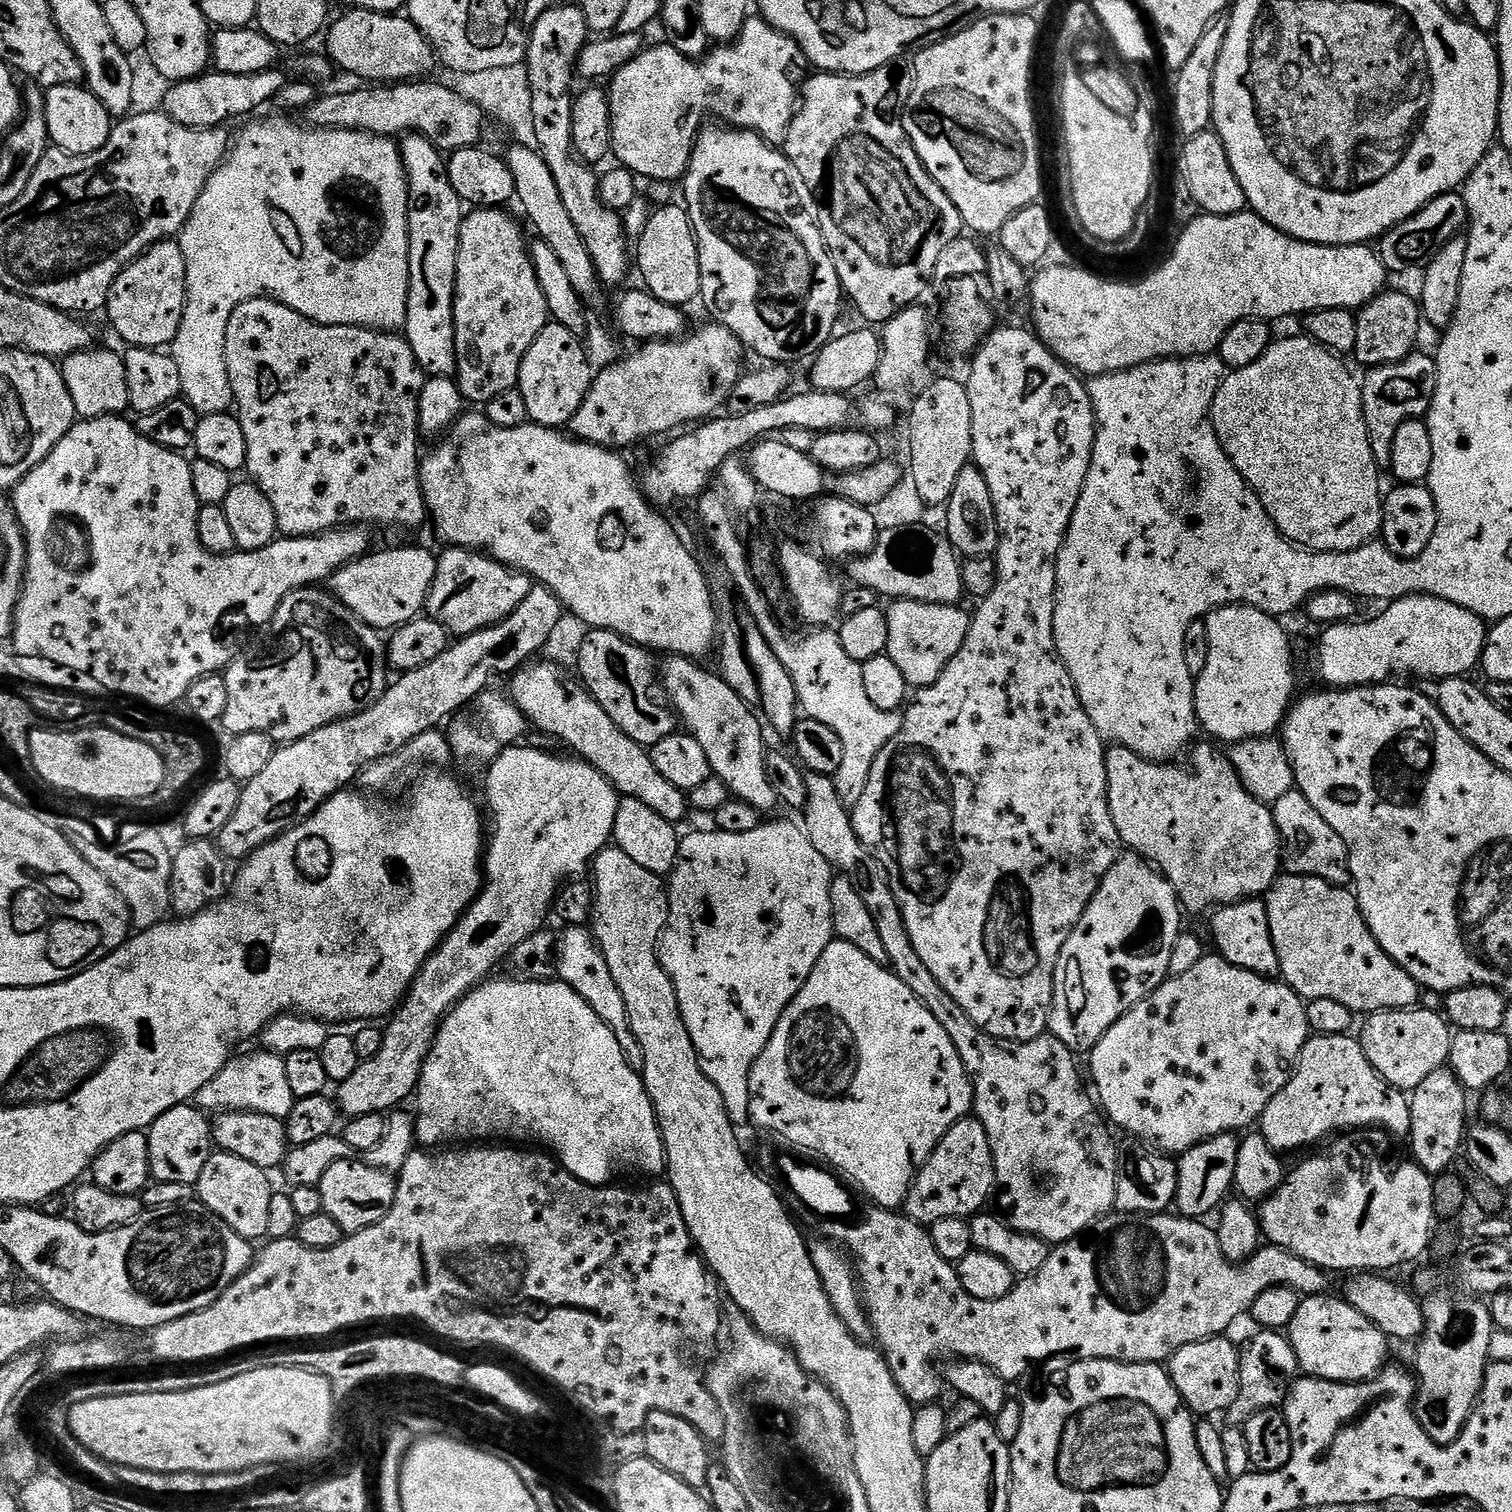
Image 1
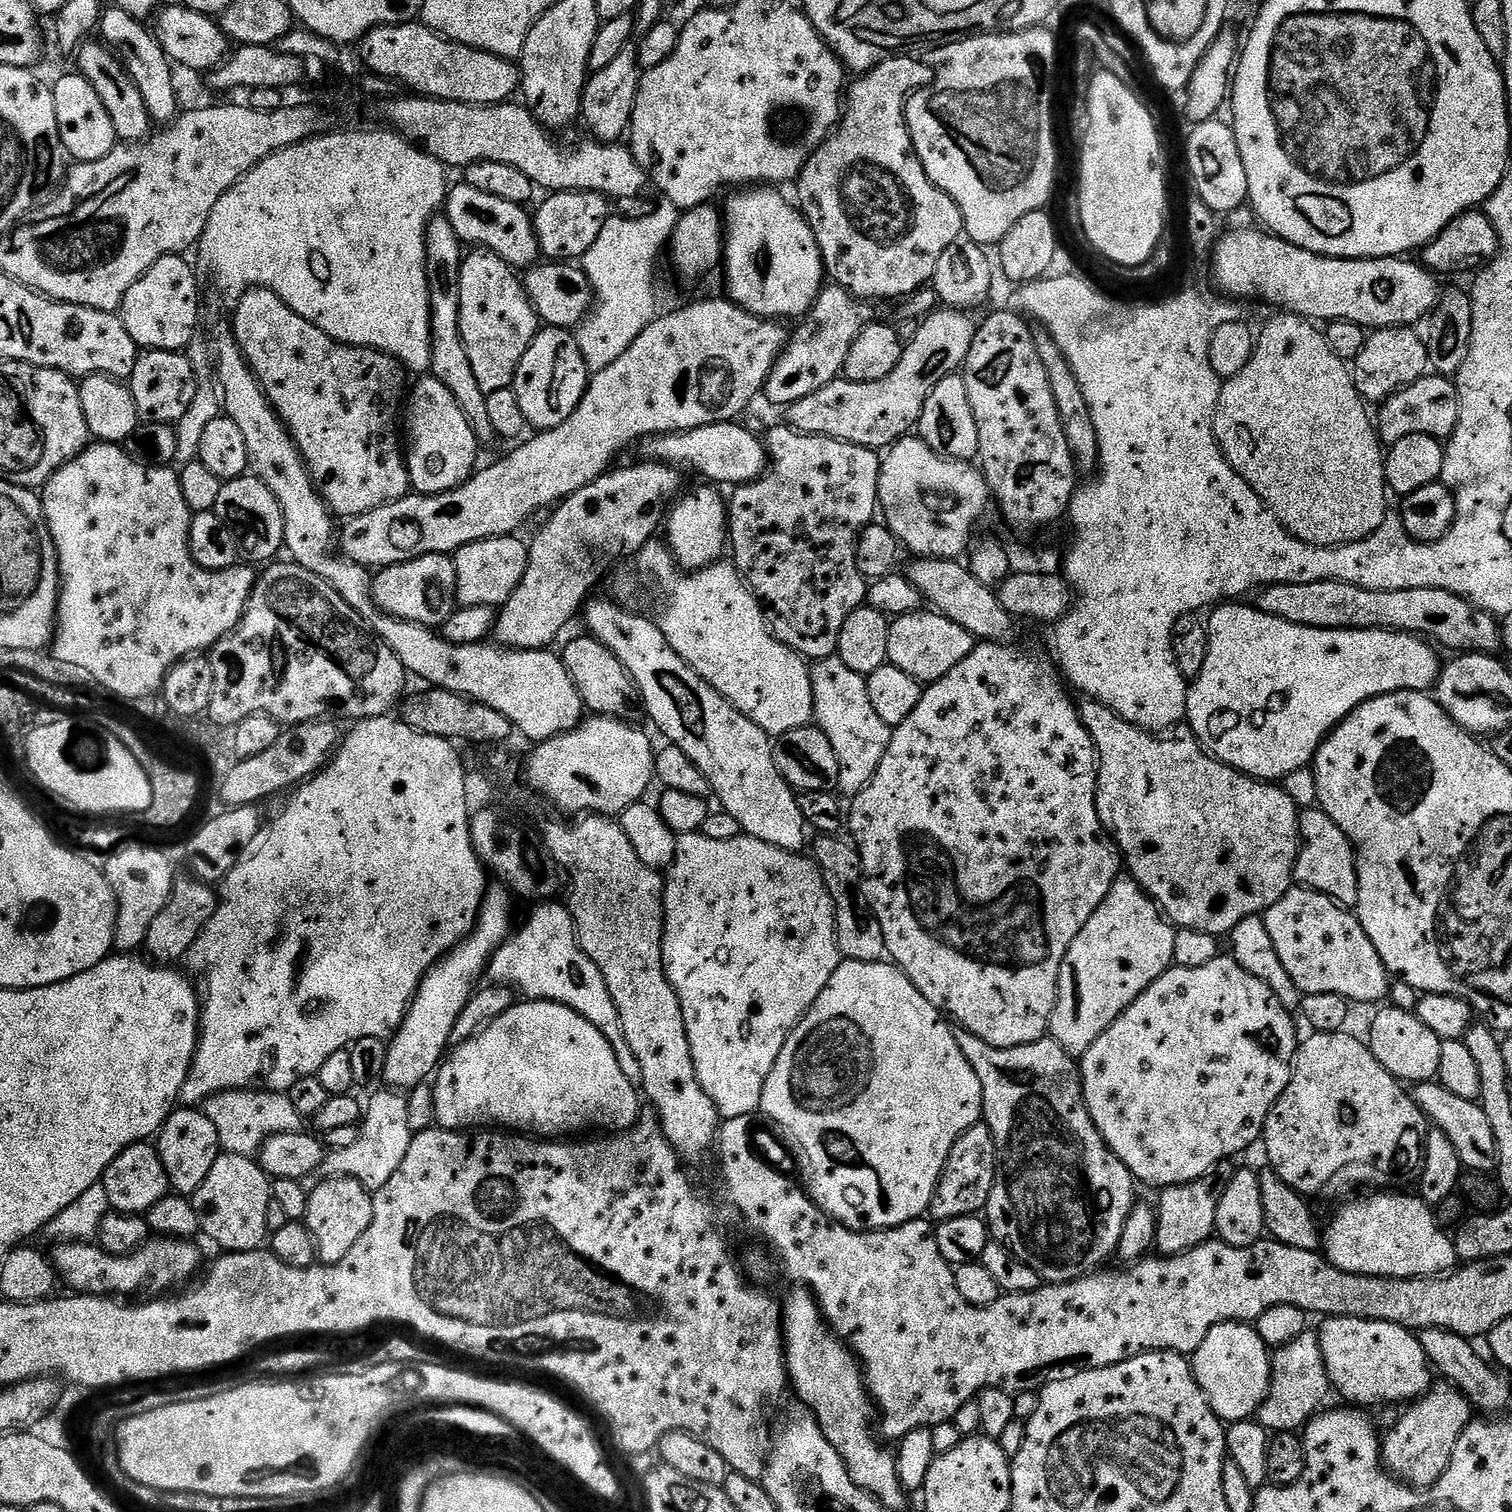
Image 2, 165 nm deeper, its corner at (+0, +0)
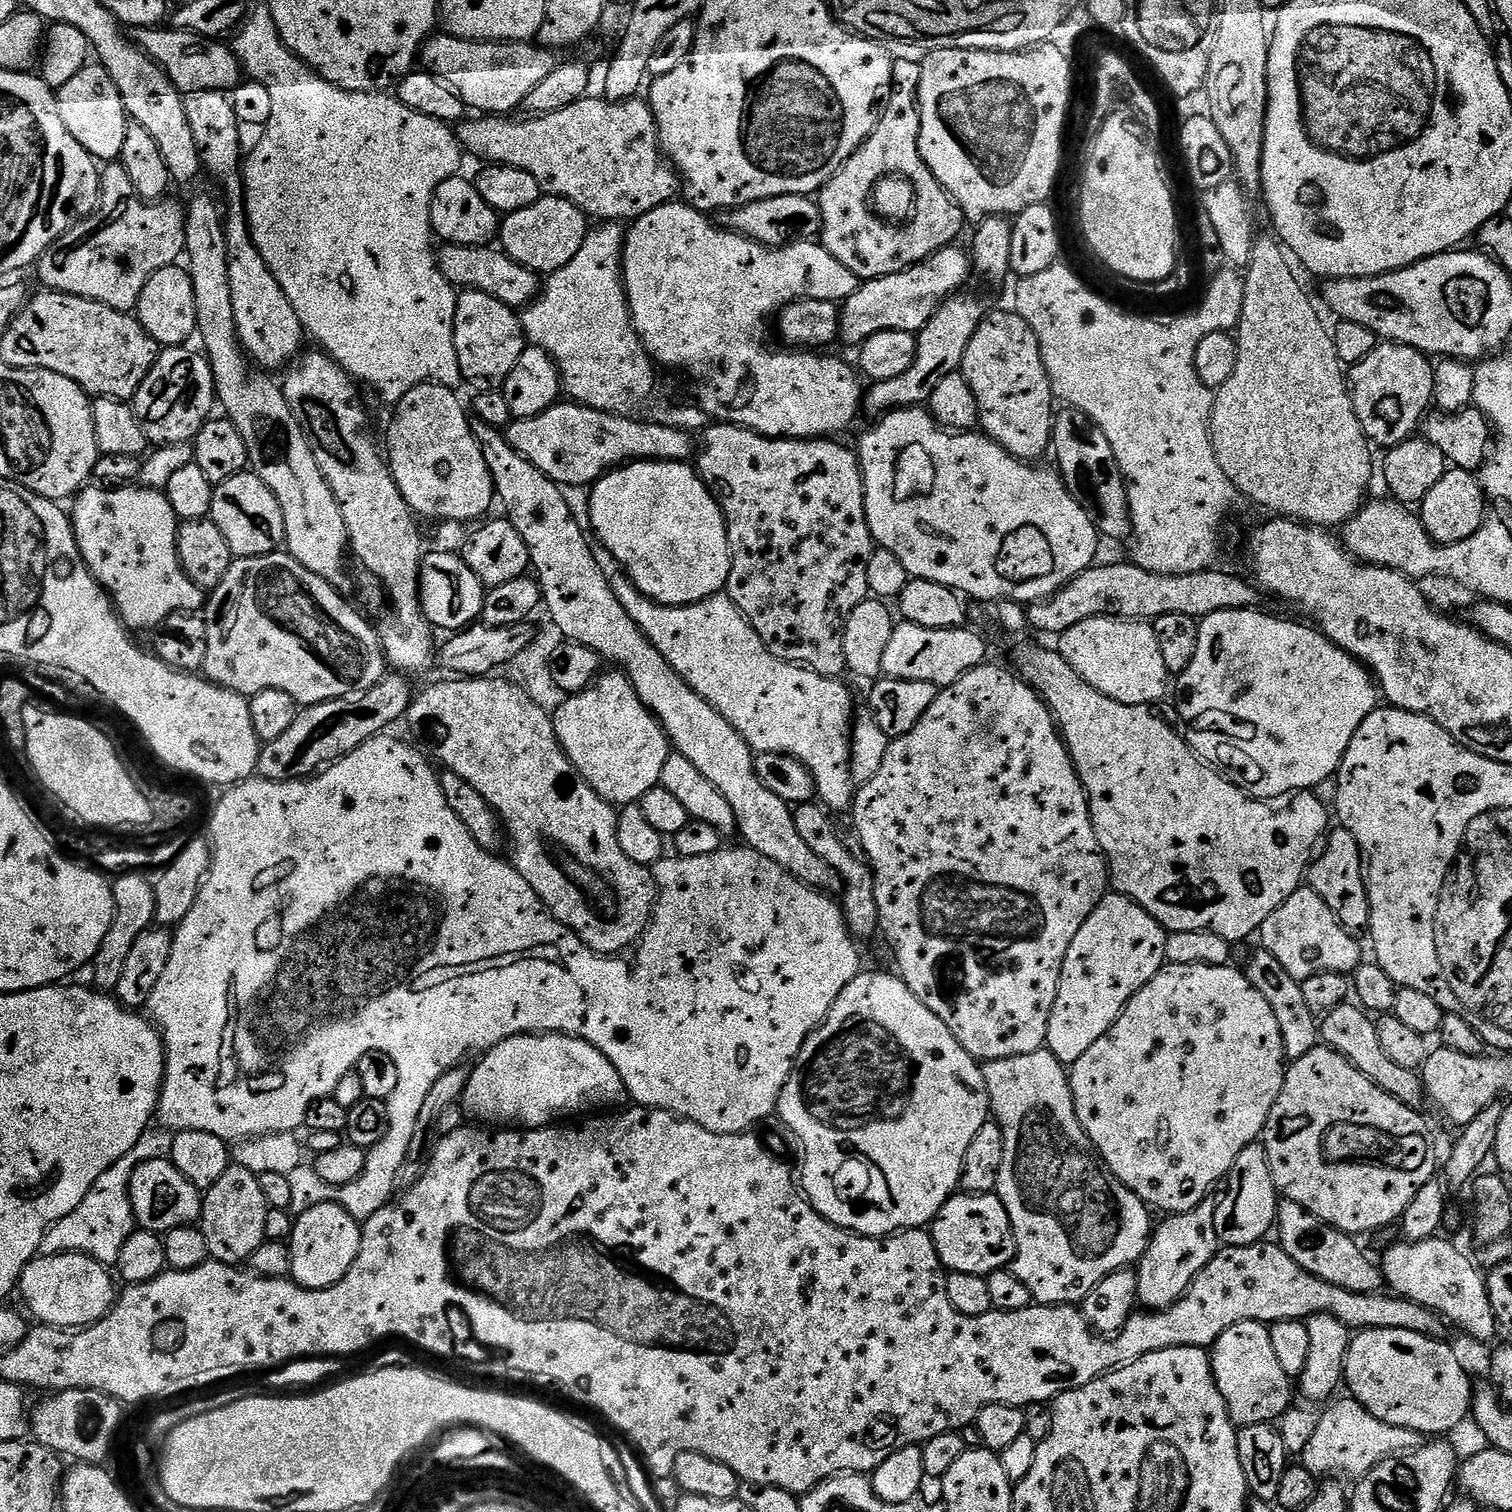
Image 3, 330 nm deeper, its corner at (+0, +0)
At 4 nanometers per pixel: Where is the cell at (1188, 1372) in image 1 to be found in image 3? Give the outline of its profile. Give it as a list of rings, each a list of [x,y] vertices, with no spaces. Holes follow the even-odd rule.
[[[1253,1320],[1238,1322],[1223,1332],[1210,1348],[1214,1382],[1226,1402],[1232,1423],[1240,1428],[1279,1421],[1294,1403],[1293,1381],[1274,1354],[1268,1330],[1269,1325]]]

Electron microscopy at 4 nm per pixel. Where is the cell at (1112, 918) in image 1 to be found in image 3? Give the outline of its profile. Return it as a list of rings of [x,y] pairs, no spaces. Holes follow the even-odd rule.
[[[1112,890],[1108,895],[1098,902],[1094,914],[1082,922],[1082,930],[1078,930],[1074,942],[1070,942],[1070,950],[1066,950],[1066,958],[1062,962],[1062,974],[1060,975],[1060,985],[1058,994],[1054,998],[1054,1010],[1050,1010],[1050,1026],[1048,1027],[1047,1051],[1058,1058],[1066,1066],[1078,1062],[1114,1022],[1122,1014],[1122,1010],[1158,974],[1164,967],[1166,961],[1166,938],[1168,932],[1162,925],[1153,918],[1138,902],[1134,902],[1128,896],[1121,896],[1119,892]]]

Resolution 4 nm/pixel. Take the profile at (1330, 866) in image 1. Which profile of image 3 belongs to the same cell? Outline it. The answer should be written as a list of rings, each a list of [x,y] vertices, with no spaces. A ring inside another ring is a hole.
[[[1339,826],[1333,827],[1327,833],[1323,848],[1313,859],[1306,873],[1307,887],[1313,888],[1322,898],[1322,902],[1326,902],[1326,906],[1330,906],[1334,918],[1338,918],[1338,922],[1347,932],[1367,933],[1370,922],[1370,902],[1368,901],[1366,861],[1364,855],[1360,853],[1360,847],[1354,834],[1350,834],[1350,830]]]

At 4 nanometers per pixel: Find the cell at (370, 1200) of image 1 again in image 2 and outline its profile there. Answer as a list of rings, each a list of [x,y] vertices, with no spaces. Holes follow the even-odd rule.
[[[335,1174],[329,1176],[329,1180],[322,1181],[316,1189],[313,1187],[309,1191],[306,1214],[302,1221],[314,1238],[316,1254],[321,1264],[337,1264],[338,1262],[342,1262],[342,1258],[346,1258],[346,1254],[350,1254],[350,1249],[353,1248],[354,1242],[358,1242],[358,1238],[362,1238],[362,1234],[366,1234],[366,1230],[374,1218],[373,1193],[365,1188],[360,1180]]]

